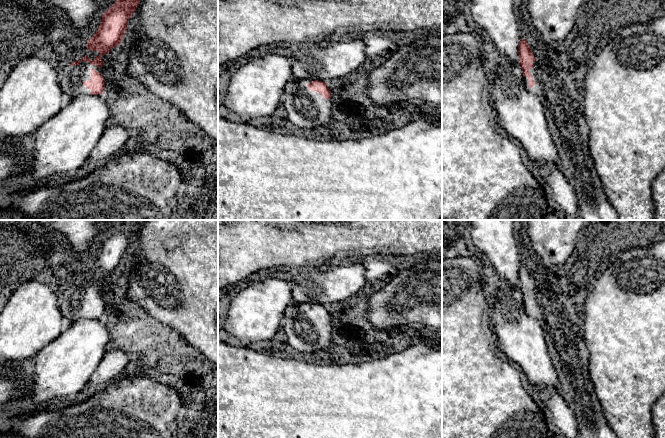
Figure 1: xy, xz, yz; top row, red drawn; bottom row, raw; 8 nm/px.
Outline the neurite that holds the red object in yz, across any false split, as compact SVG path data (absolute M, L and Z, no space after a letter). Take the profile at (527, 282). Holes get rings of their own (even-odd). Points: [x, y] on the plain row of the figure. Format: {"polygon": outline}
{"polygon": "M526 263L520 265L519 281L525 311L537 320L543 329L547 349L558 376L560 393L577 422L578 438L618 438L609 427L594 392L589 375L589 351L583 336L582 317L566 296L539 289Z"}

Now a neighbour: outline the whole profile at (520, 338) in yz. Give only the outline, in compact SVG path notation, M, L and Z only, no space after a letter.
M494 275L492 277L491 326L496 335L499 353L517 366L532 386L553 387L560 392L558 376L547 349L543 329L525 311L520 287L512 287L501 278Z

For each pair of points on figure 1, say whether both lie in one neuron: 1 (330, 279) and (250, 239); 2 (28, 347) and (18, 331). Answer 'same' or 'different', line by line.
1: different
2: same

